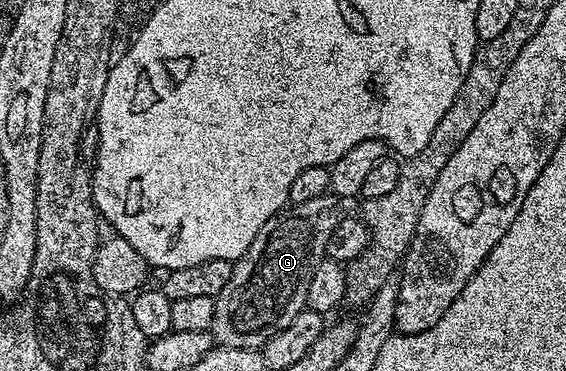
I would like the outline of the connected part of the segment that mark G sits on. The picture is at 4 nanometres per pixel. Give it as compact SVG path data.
M329 192L306 204L289 205L262 224L254 244L236 259L226 288L216 297L211 331L219 345L260 350L305 310L310 276L326 257L328 241L342 217L339 205L336 195Z

